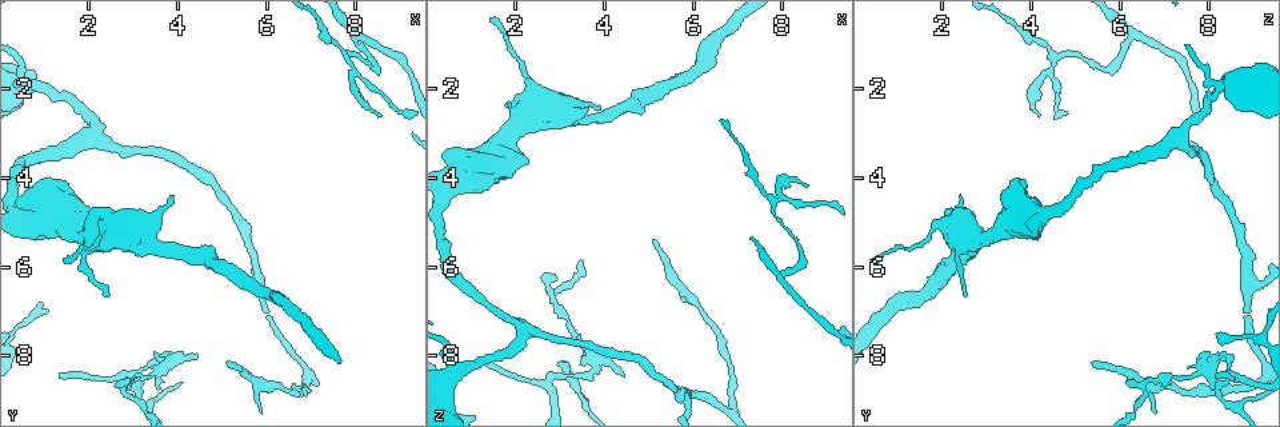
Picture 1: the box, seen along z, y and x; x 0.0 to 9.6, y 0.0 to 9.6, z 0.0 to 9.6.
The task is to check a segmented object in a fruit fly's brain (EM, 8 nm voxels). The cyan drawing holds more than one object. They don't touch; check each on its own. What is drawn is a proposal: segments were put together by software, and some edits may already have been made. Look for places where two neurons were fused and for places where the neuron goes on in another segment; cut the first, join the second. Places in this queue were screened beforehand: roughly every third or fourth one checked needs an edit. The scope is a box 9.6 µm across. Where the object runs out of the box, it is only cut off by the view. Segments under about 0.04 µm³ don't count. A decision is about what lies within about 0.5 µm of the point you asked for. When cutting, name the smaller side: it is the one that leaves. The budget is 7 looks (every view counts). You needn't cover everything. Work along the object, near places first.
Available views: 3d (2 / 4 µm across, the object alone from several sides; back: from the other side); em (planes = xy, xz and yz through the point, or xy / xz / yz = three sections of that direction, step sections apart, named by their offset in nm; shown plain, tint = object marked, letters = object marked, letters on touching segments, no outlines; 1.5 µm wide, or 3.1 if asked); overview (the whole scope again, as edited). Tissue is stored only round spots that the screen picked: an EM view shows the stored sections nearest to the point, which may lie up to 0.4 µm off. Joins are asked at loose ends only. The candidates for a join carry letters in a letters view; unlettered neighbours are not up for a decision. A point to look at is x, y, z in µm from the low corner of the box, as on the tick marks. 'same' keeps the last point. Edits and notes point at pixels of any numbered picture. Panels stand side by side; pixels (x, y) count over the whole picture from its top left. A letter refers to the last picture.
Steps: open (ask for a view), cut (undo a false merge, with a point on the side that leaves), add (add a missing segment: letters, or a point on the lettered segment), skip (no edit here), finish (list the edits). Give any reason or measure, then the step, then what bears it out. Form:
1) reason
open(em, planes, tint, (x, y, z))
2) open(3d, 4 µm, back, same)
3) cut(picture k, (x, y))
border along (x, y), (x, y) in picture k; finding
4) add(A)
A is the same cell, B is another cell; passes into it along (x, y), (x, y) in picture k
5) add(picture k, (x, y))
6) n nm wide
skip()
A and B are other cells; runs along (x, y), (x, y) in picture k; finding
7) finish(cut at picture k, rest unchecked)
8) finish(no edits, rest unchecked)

sharp bend
open(3d, 2 µm, (6.85, 8.55, 9.15))

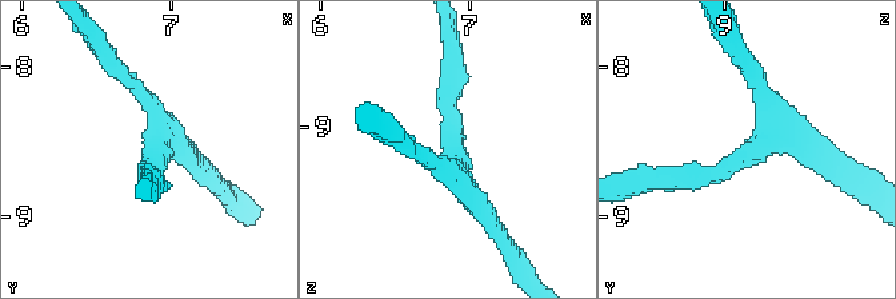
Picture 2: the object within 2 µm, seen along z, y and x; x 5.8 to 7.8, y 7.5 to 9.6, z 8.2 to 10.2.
open(em, planes, tint, (6.88, 8.56, 9.16))

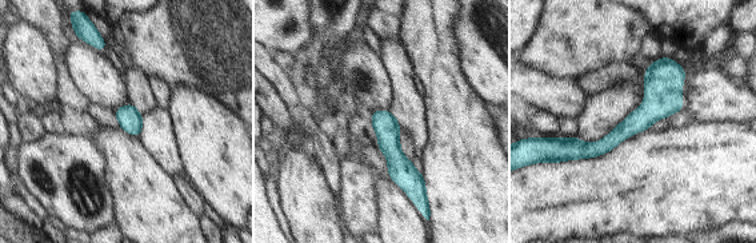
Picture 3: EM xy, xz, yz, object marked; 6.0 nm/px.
see the neighbours
open(em, planes, letters, same)

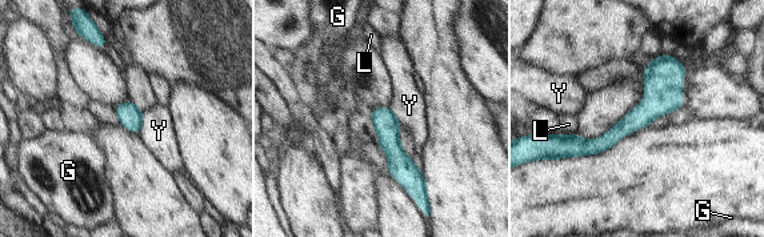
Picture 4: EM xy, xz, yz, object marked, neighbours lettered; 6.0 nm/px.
140 nm wide
skip()
G, L and Y are other cells; border along (143, 113), (143, 125), (138, 133) in picture 4; all the same neuron

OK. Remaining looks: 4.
open(em, planes, plain, (0.75, 4.15, 3.70))

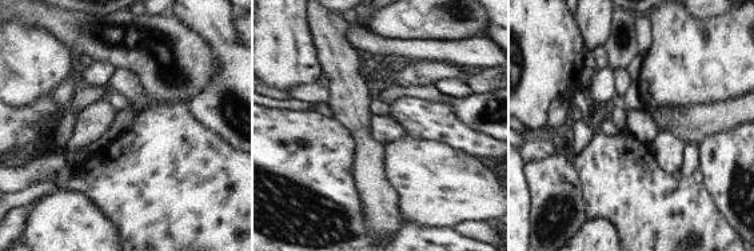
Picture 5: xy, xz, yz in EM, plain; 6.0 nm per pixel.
open(em, planes, letters, same)

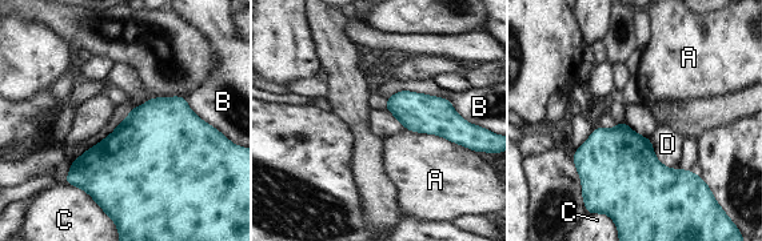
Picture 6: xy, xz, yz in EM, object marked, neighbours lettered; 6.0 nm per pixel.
B touches over 480 nm
skip()
A, B, C and D are other cells; none of them fits

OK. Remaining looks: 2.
arms part here
open(em, planes, letters, (7.95, 0.90, 6.20))

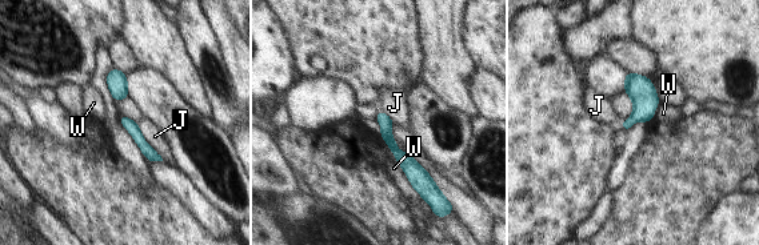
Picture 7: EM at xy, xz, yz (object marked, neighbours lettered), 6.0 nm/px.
W touches over 280 nm
skip()
J and W are other cells; border along (136, 123), (144, 140), (163, 160) in picture 7; one neuron here

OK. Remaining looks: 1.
finish(no edits, rest unchecked)

